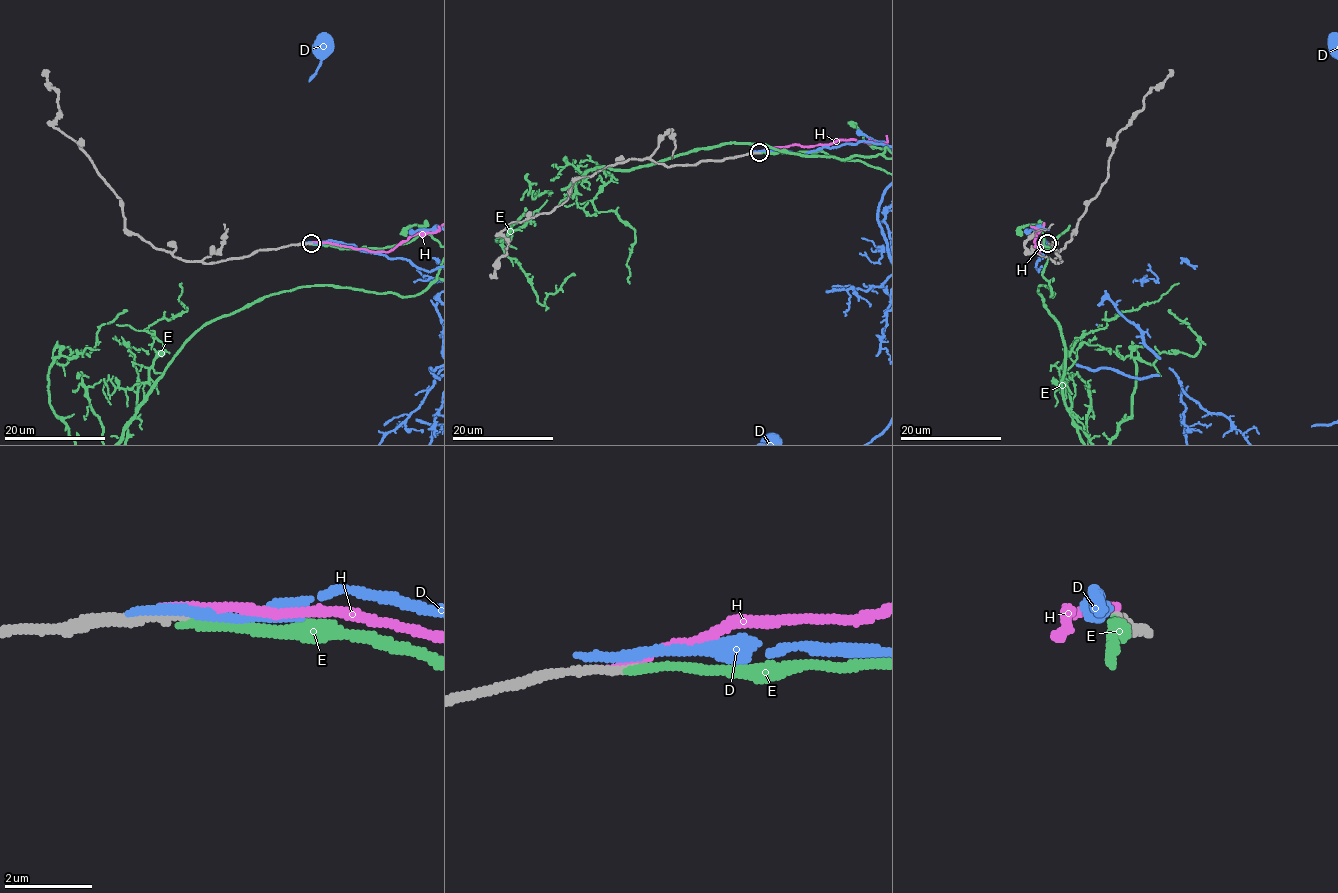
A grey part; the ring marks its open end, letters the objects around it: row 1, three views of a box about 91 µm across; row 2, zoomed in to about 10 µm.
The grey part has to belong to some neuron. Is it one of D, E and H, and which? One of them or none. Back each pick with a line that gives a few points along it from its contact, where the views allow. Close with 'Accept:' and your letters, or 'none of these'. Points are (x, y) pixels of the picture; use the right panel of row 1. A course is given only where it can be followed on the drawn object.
Accept: E

